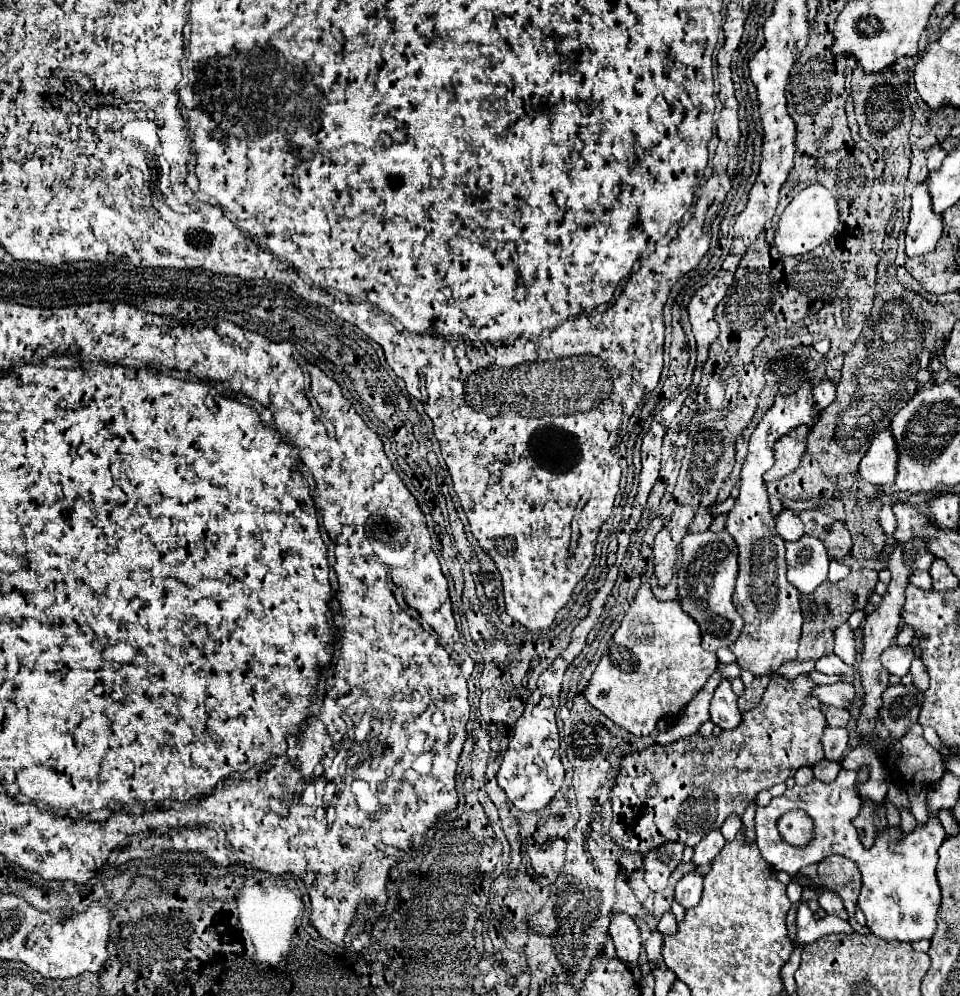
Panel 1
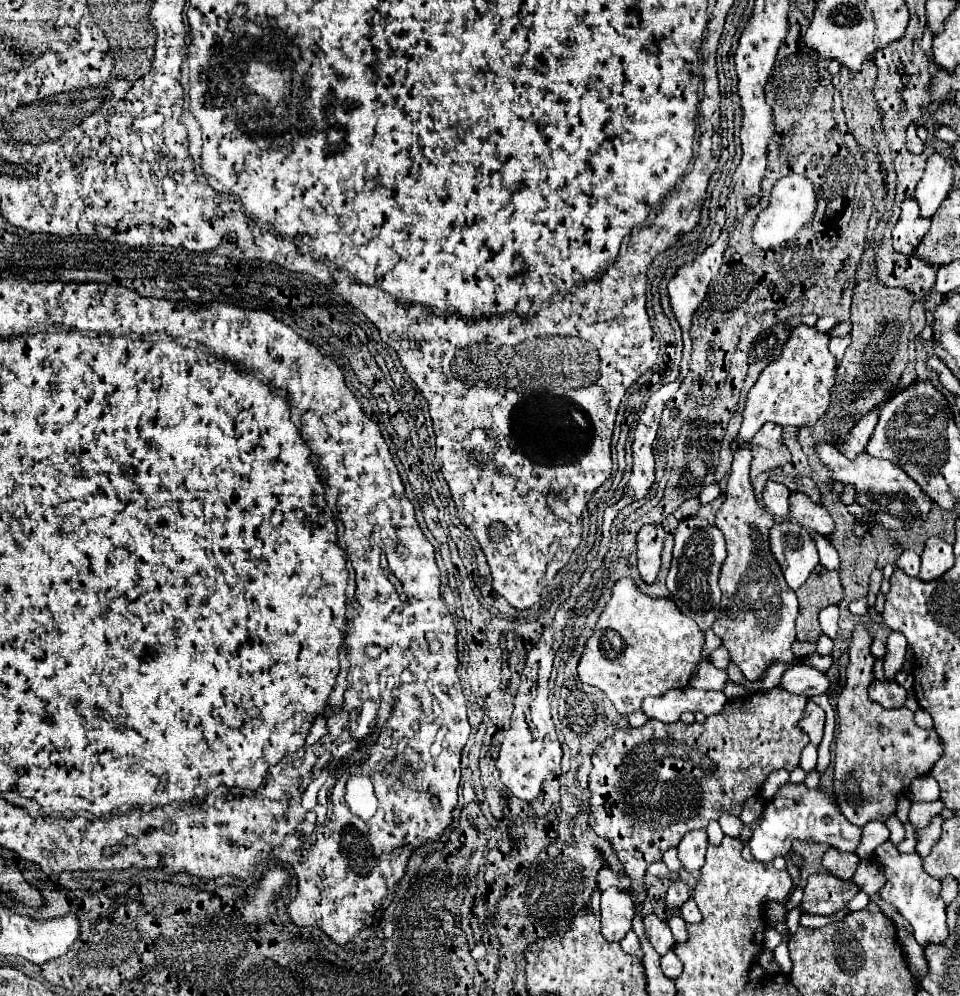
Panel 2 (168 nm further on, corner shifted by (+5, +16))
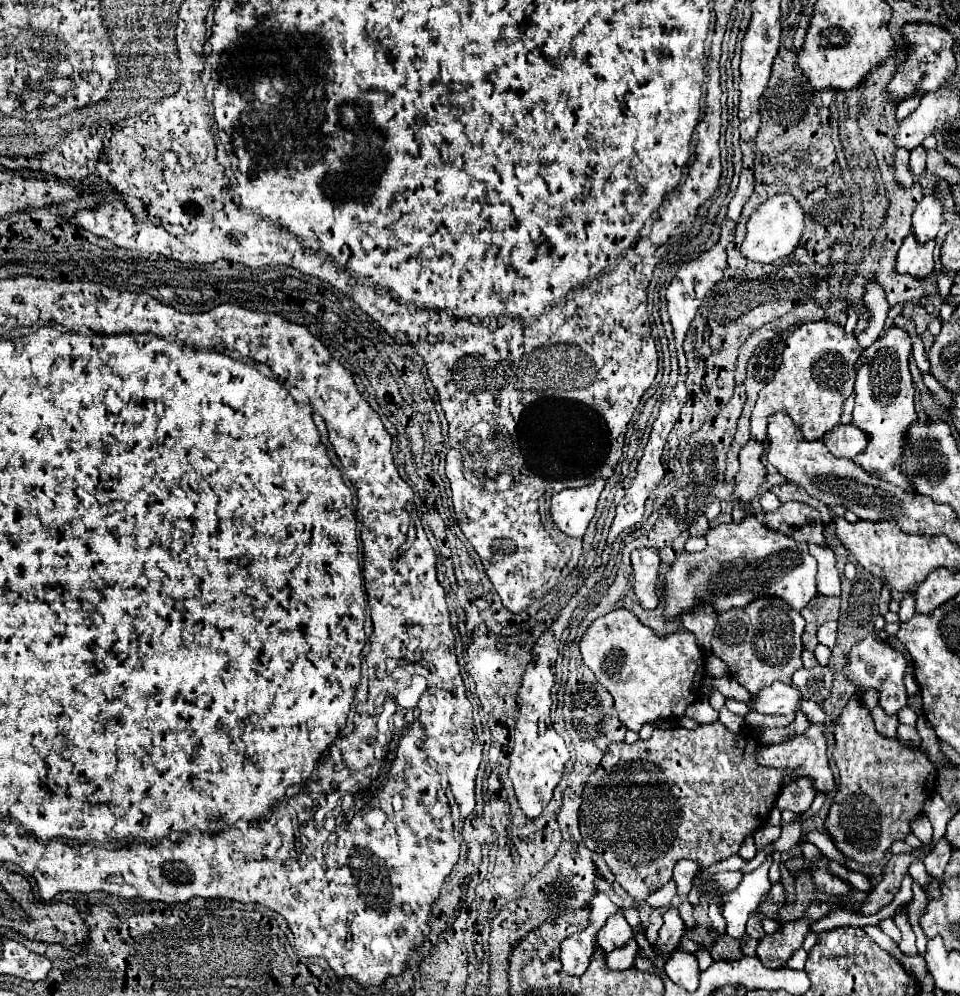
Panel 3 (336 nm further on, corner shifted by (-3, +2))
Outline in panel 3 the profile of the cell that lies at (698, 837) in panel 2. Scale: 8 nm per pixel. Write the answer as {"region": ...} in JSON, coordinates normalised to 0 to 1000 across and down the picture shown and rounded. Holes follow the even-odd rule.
{"region":[[[709,863],[703,867],[701,873],[701,884],[705,886],[705,898],[707,900],[716,900],[720,896],[722,890],[722,882],[728,876],[728,867],[722,863]]]}

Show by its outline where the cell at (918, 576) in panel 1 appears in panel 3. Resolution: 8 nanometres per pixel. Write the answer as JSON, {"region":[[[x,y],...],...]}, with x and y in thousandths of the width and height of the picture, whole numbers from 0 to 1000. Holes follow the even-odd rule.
{"region":[[[945,594],[943,600],[939,602],[936,620],[939,620],[939,624],[945,624],[945,622],[949,622],[951,616],[953,616],[953,594]]]}

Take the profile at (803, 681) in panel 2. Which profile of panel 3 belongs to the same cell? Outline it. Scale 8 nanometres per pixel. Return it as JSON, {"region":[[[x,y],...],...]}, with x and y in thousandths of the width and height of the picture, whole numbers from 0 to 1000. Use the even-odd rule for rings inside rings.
{"region":[[[807,685],[801,693],[789,695],[786,703],[786,713],[793,717],[826,717],[834,711],[836,697],[824,687]]]}

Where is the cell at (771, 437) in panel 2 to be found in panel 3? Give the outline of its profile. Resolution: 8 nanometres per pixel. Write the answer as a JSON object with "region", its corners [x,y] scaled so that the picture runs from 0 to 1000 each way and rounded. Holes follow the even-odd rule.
{"region":[[[780,442],[772,454],[770,454],[770,474],[766,478],[766,492],[764,498],[770,504],[782,504],[786,498],[791,498],[793,488],[799,482],[797,466],[793,464],[793,458],[797,454],[797,446],[791,442]]]}

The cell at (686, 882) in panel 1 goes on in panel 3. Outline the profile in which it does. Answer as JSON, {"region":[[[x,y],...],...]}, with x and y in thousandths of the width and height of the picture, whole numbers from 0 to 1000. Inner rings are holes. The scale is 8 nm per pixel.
{"region":[[[695,912],[693,918],[691,918],[691,924],[693,924],[693,928],[689,930],[684,952],[691,960],[697,960],[701,956],[701,952],[707,948],[707,944],[711,942],[716,930],[709,924],[707,914],[703,914],[703,912]]]}

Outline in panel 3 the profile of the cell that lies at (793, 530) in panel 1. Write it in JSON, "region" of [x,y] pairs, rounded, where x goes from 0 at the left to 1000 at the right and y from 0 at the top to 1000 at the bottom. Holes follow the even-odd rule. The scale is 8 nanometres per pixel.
{"region":[[[797,494],[793,498],[793,508],[795,508],[797,514],[809,514],[811,508],[814,508],[814,502],[805,494]]]}

